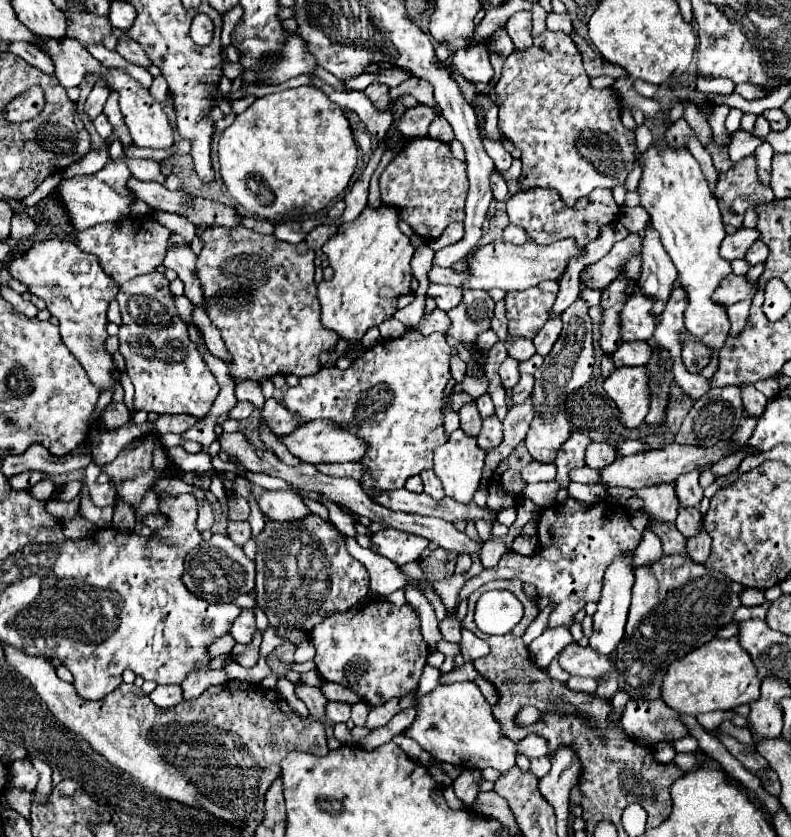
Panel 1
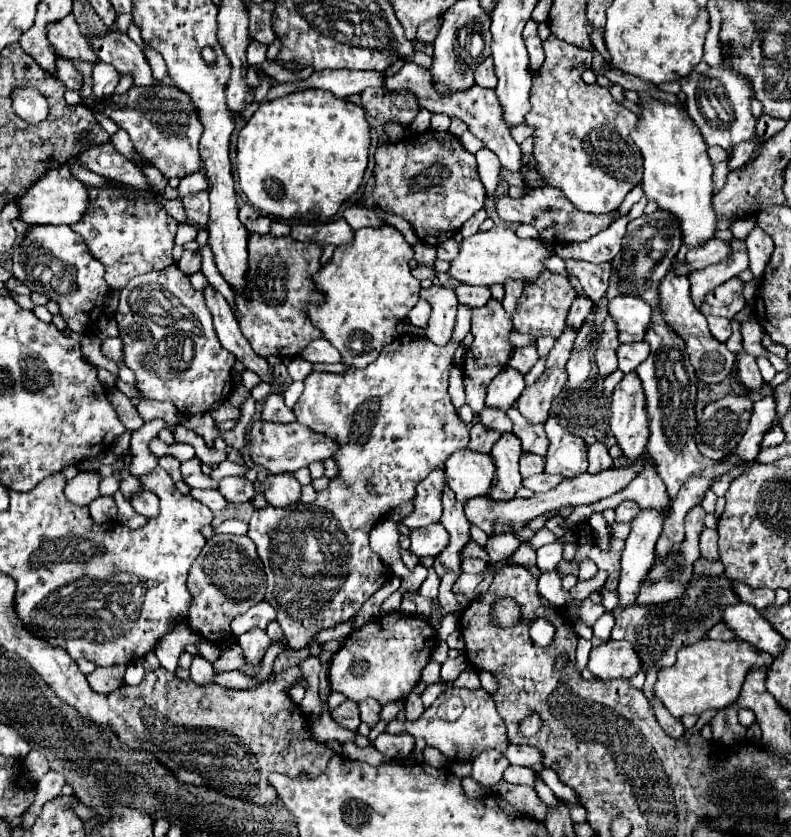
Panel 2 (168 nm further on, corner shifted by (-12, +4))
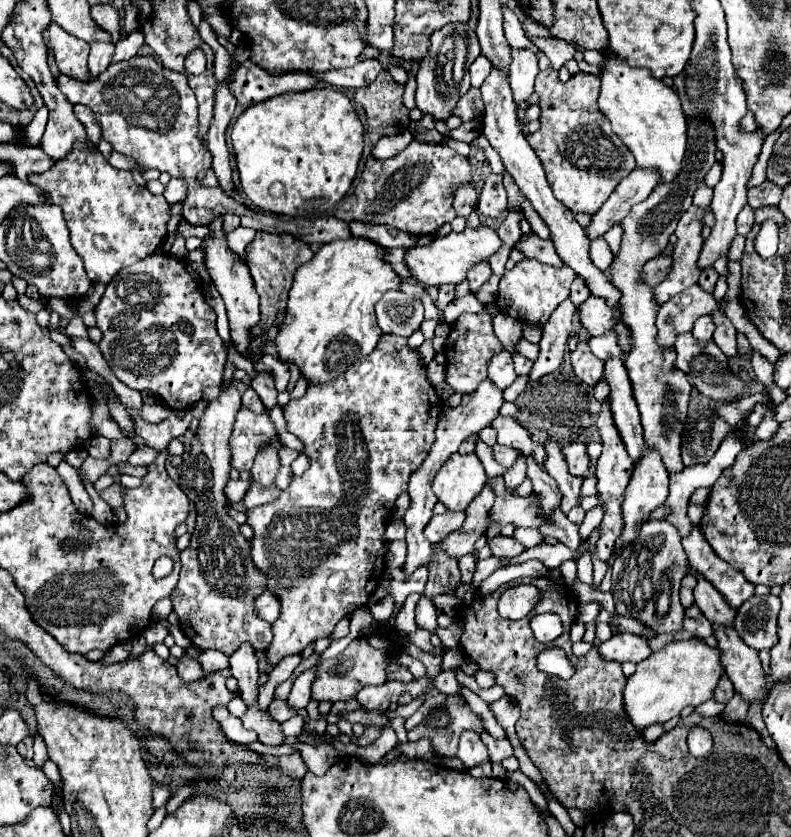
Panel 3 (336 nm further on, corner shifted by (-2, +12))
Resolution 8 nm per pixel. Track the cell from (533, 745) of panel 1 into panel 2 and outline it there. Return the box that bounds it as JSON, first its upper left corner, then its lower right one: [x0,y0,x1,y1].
[504,744,542,766]

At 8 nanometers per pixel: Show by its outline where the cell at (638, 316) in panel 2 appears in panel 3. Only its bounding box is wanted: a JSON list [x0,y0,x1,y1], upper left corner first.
[578,296,622,336]

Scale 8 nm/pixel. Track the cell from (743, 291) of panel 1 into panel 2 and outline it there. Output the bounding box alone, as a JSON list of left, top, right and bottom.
[700,278,746,320]

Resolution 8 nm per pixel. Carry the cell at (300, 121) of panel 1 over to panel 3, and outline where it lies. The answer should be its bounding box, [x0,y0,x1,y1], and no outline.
[230,90,362,216]

